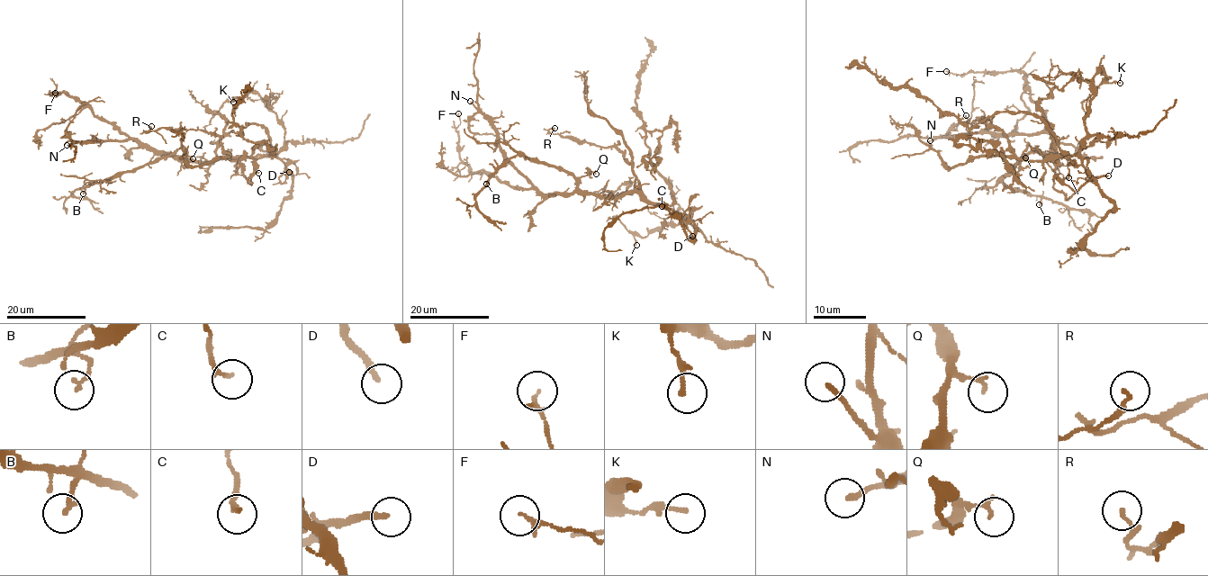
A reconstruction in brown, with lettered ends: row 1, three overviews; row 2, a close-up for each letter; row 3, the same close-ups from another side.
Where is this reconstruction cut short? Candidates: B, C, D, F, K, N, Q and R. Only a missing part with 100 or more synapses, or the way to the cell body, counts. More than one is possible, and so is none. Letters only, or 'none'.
D

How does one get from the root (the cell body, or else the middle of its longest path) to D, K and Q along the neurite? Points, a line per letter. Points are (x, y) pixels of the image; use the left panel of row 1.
D: (215, 161), (242, 157), (277, 157), (284, 164), (283, 172), (289, 172)
K: (215, 161), (274, 156), (284, 143), (283, 122), (256, 93), (234, 98), (233, 102)
Q: (215, 161), (183, 161), (175, 153), (183, 148), (193, 158)

